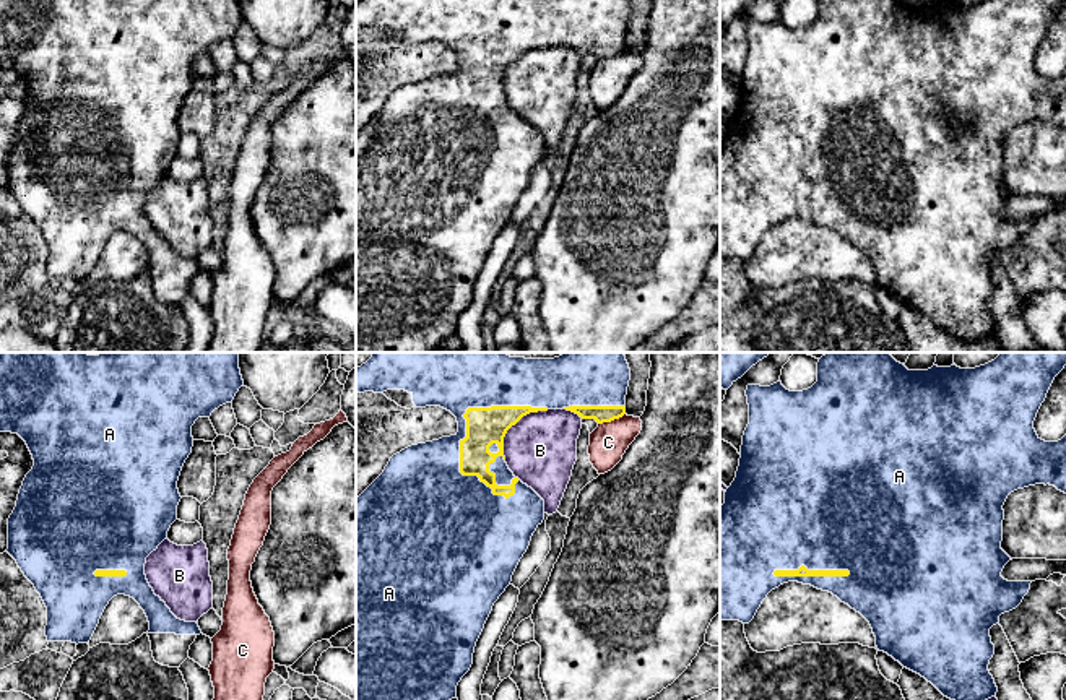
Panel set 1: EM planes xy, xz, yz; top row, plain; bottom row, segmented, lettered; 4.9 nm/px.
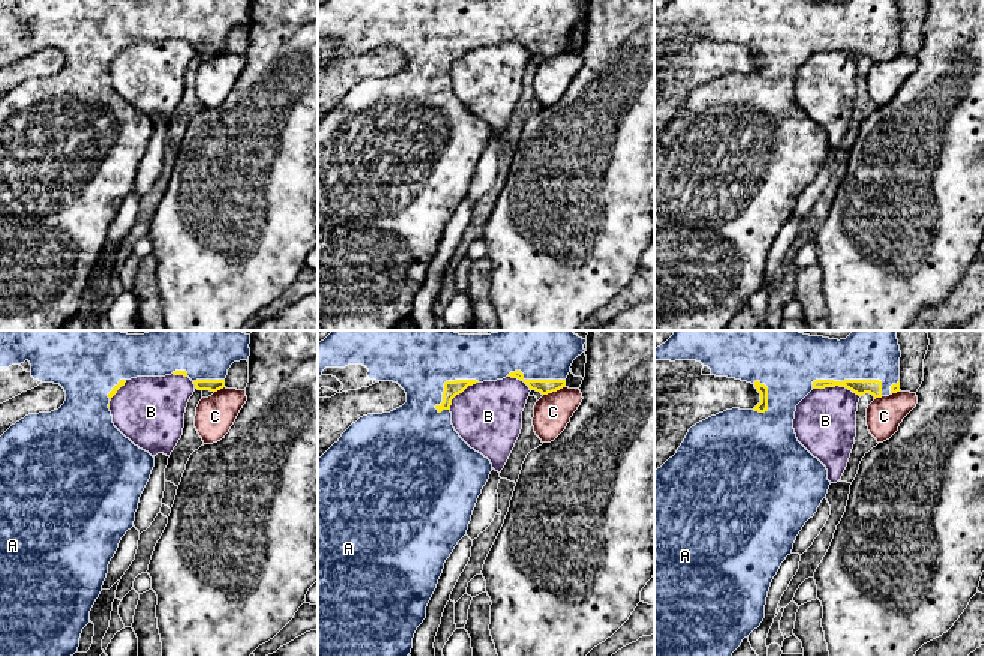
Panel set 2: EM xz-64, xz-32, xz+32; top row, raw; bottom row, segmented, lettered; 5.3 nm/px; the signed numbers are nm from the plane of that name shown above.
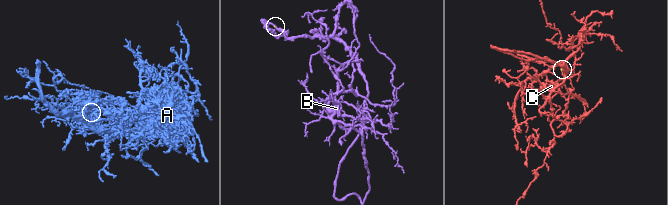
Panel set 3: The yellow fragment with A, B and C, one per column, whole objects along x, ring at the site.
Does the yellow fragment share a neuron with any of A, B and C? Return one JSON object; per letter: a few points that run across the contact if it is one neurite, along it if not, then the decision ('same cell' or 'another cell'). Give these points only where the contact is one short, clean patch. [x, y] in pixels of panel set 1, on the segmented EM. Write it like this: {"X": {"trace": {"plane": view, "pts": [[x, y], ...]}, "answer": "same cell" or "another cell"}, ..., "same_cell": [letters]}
{"A": {"answer": "same cell"}, "B": {"answer": "another cell"}, "C": {"trace": {"plane": "xz", "pts": [[624, 413], [598, 424]]}, "answer": "another cell"}, "same_cell": ["A"]}

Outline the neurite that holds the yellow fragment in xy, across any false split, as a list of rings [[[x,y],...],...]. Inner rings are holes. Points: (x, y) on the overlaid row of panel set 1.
[[[0,352],[0,432],[18,434],[34,460],[34,466],[20,489],[16,507],[8,518],[6,552],[16,560],[47,607],[47,642],[89,643],[109,601],[117,594],[125,594],[133,598],[148,617],[148,637],[154,661],[162,666],[180,668],[188,658],[190,645],[202,630],[197,622],[177,619],[166,603],[154,594],[145,575],[145,564],[146,557],[167,539],[167,531],[177,520],[177,505],[182,499],[177,481],[192,453],[192,426],[198,417],[210,417],[219,406],[232,403],[240,387],[244,387],[244,380],[239,369],[239,352],[101,352],[99,356],[88,356],[86,352]]]

